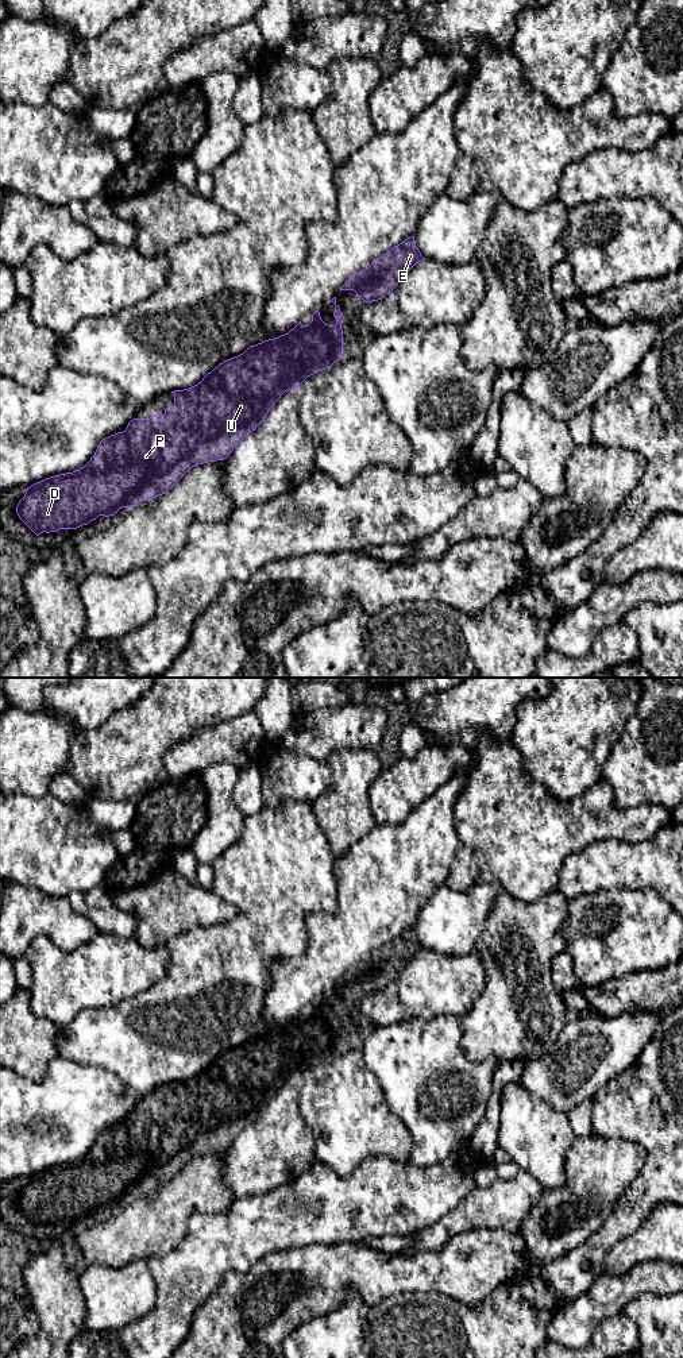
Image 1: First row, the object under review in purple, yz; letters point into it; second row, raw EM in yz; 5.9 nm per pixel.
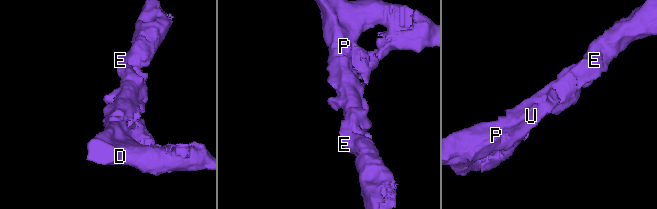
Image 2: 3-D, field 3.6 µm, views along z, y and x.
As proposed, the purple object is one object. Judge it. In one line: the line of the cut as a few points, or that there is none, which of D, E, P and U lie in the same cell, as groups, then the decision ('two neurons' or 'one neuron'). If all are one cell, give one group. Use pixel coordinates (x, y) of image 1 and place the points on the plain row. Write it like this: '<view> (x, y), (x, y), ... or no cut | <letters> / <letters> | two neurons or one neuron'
no cut | D E P U | one neuron

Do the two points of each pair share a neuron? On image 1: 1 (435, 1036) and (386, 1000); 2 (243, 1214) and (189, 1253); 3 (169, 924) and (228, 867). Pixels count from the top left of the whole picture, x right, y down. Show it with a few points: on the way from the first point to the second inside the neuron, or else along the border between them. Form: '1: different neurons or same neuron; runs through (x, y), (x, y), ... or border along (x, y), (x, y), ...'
1: different neurons; border along (442, 1014), (428, 1021), (409, 1018), (379, 1026)
2: same neuron; runs through (230, 1227), (203, 1253)
3: different neurons; border along (211, 890), (236, 909)

